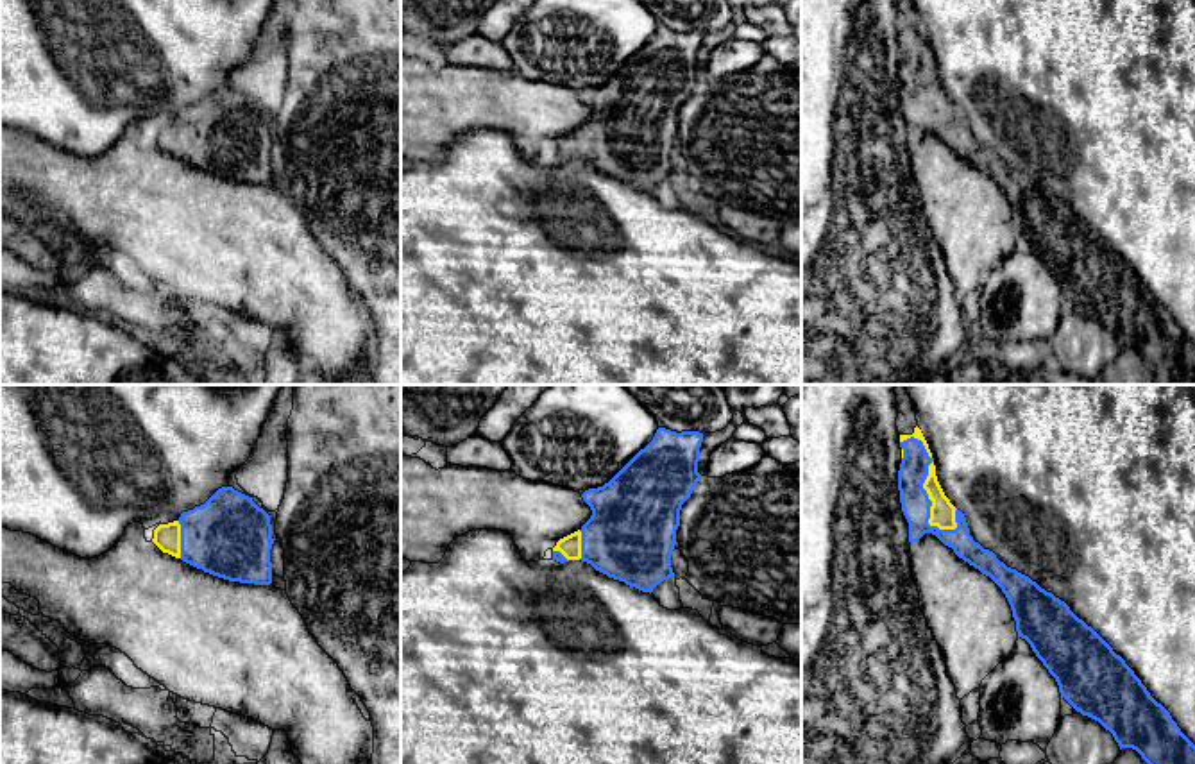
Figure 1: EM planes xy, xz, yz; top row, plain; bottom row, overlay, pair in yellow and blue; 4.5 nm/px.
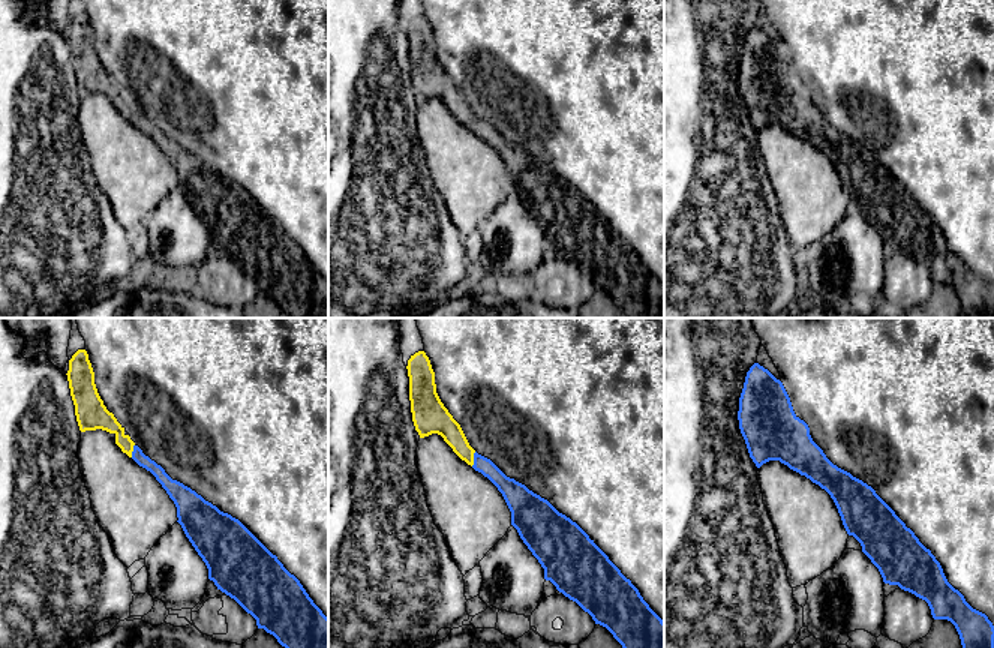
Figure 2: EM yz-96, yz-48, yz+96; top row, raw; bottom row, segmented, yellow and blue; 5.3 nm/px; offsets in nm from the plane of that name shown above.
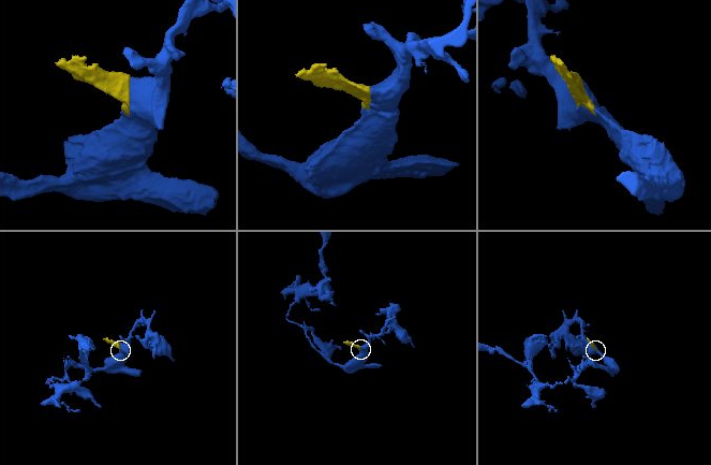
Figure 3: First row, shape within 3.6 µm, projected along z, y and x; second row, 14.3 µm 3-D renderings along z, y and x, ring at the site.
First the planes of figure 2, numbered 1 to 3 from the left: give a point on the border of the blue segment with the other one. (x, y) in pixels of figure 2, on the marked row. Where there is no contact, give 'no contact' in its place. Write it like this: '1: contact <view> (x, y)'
1: contact yz-96 (132, 450)
2: contact yz-48 (473, 459)
3: no contact

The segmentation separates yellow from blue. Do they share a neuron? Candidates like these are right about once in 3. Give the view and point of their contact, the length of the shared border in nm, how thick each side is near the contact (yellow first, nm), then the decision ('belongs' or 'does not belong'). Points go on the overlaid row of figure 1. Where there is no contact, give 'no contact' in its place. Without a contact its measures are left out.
meets yellow in yz at (923, 485); contact 480 nm long; 110 nm thick on the yellow side, 130 nm on the other; belongs

